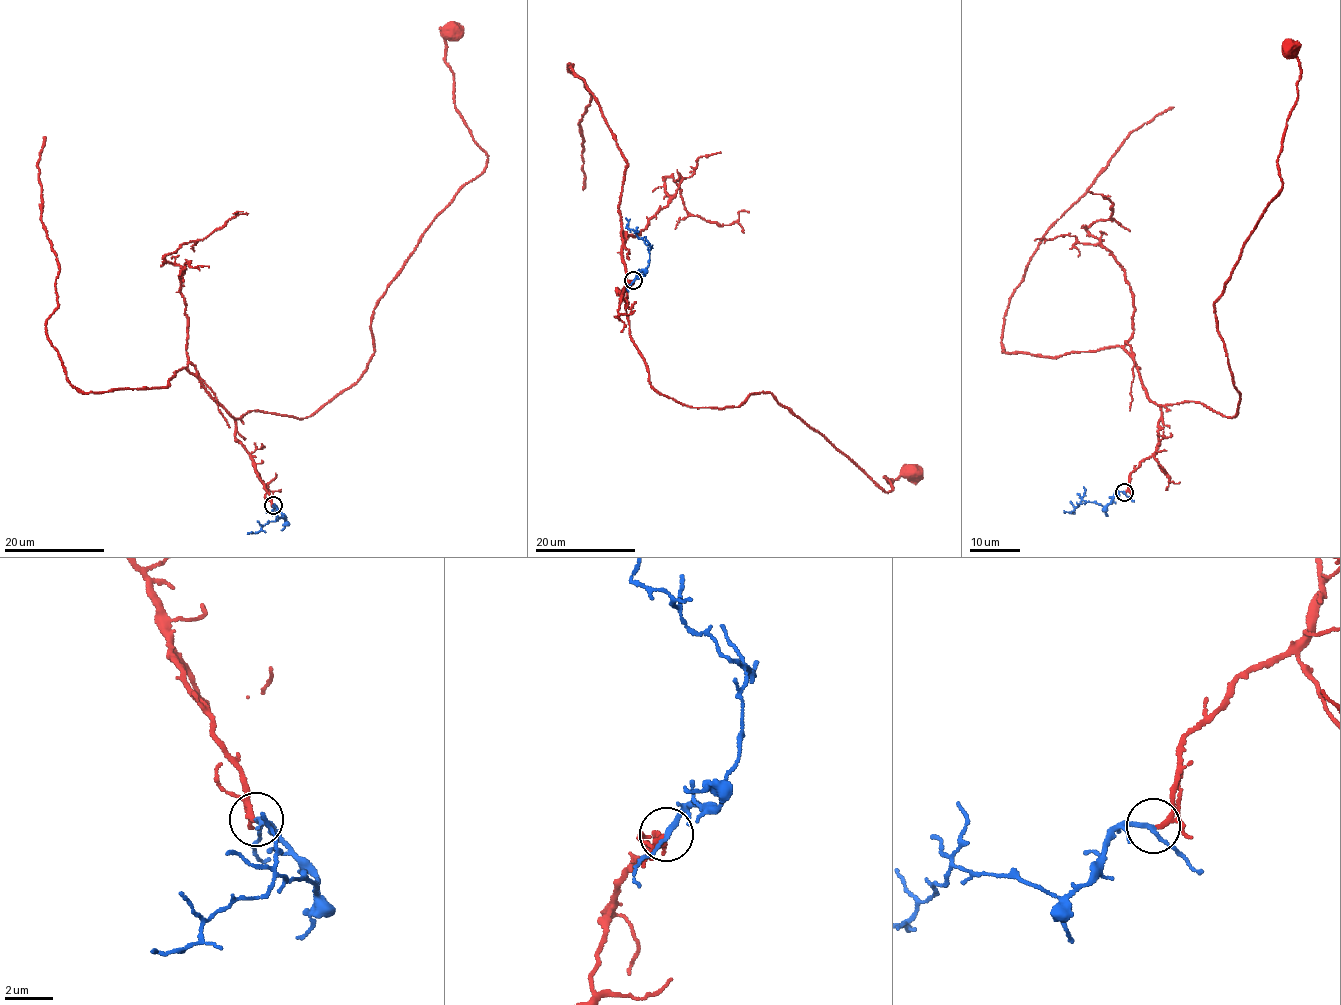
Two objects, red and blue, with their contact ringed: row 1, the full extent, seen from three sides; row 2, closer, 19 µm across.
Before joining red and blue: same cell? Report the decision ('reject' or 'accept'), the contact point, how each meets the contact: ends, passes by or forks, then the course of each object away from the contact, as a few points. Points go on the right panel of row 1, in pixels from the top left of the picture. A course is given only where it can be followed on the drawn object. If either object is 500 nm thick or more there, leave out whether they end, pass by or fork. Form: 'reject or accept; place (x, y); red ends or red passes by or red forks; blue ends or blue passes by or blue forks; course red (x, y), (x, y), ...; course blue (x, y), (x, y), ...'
accept; place (1124, 492); red passes by; blue passes by; course red (1124, 491), (1155, 452), (1161, 405), (1237, 410), (1213, 304), (1282, 185), (1299, 79), (1287, 46); course blue (1124, 491), (1115, 494), (1107, 505), (1082, 500), (1072, 513), (1064, 513)

